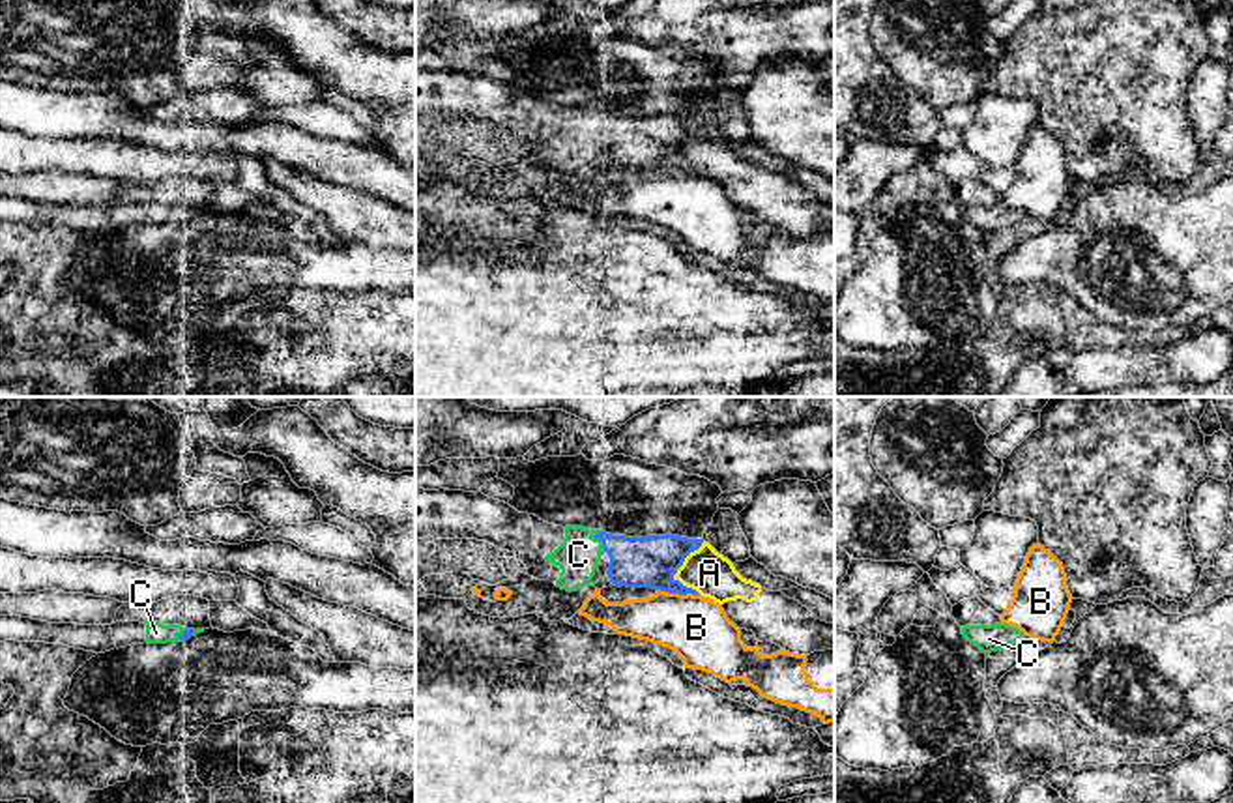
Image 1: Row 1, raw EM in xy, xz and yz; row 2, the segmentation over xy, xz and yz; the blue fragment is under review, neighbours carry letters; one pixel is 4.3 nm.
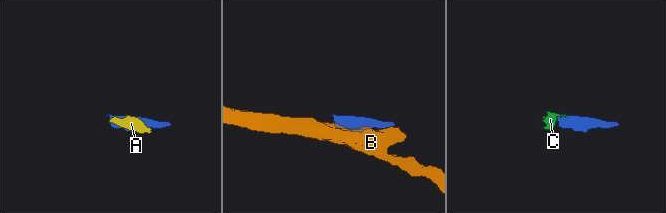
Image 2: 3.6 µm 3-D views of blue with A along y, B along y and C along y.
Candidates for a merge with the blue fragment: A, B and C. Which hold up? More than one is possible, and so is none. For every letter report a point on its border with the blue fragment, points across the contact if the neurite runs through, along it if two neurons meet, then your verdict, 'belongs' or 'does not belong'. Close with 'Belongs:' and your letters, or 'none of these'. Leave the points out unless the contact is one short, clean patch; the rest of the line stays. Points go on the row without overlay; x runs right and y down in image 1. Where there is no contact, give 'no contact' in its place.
A: xz (676, 152) | does not belong
B: xz (678, 173) | along xz (657, 169), (668, 175), (698, 176) | does not belong
C: xz (601, 120) | belongs
Belongs: C

